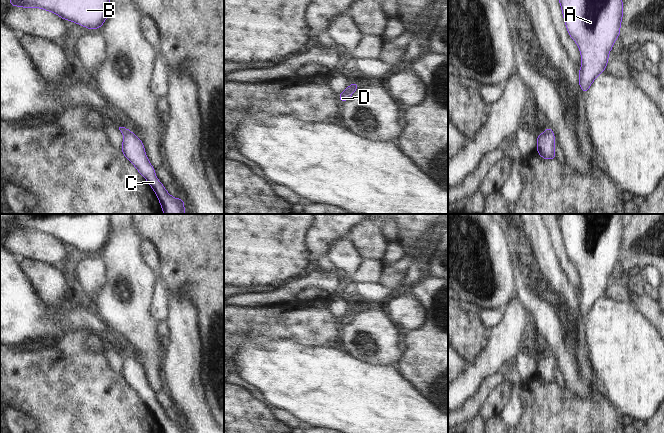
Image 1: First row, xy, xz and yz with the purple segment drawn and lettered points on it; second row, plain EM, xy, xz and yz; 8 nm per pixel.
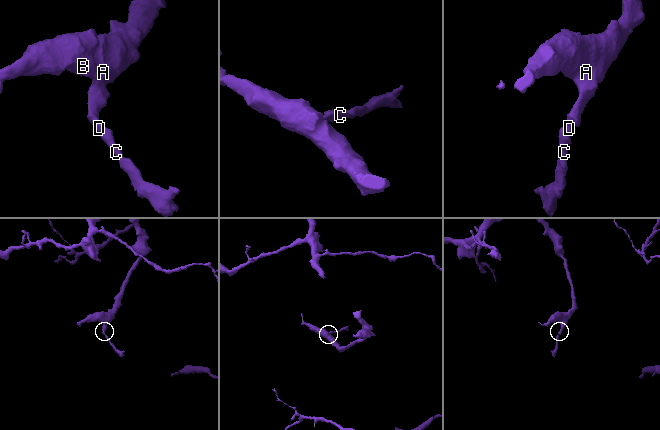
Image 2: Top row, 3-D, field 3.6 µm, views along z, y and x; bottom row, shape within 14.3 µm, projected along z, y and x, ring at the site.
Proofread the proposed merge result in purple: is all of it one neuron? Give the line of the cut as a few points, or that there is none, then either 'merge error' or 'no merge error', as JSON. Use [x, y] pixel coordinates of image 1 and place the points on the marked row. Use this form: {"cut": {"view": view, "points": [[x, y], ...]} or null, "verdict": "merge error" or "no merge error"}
{"cut": null, "verdict": "no merge error"}

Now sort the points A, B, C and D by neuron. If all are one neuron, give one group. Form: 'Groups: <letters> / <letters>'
Groups: A B C D

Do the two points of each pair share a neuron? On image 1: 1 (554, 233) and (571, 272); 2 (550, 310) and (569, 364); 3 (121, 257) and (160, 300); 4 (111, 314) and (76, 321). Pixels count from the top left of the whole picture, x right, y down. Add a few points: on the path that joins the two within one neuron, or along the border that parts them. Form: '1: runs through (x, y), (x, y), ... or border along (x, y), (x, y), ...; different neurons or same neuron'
1: runs through (557, 243), (564, 262); same neuron
2: runs through (560, 323), (561, 340), (569, 351); same neuron
3: border along (156, 274), (150, 315); different neurons
4: border along (81, 301), (88, 305), (108, 329); different neurons

